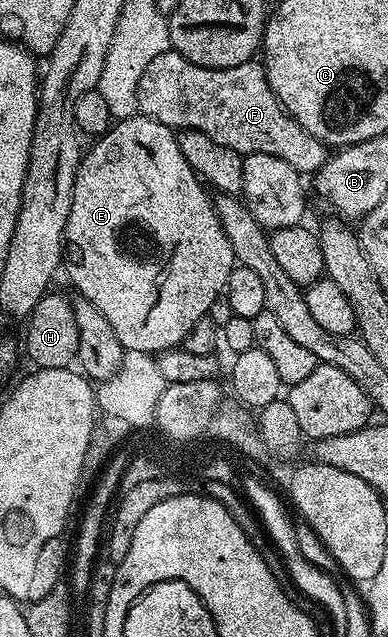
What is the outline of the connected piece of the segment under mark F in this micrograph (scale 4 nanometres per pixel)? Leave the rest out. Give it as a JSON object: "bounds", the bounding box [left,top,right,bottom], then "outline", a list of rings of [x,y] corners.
{"bounds":[138,51,328,174],"outline":[[[168,51],[152,58],[148,62],[148,70],[144,70],[144,78],[140,78],[138,87],[139,113],[153,120],[158,120],[164,126],[175,130],[191,128],[200,130],[200,134],[208,134],[212,142],[220,142],[220,146],[228,146],[228,150],[248,154],[272,154],[272,158],[284,158],[292,170],[303,174],[313,174],[326,164],[328,159],[327,145],[323,144],[304,126],[293,120],[266,80],[266,69],[261,63],[251,62],[232,66],[231,68],[205,68],[188,62],[188,58],[179,52]]]}

